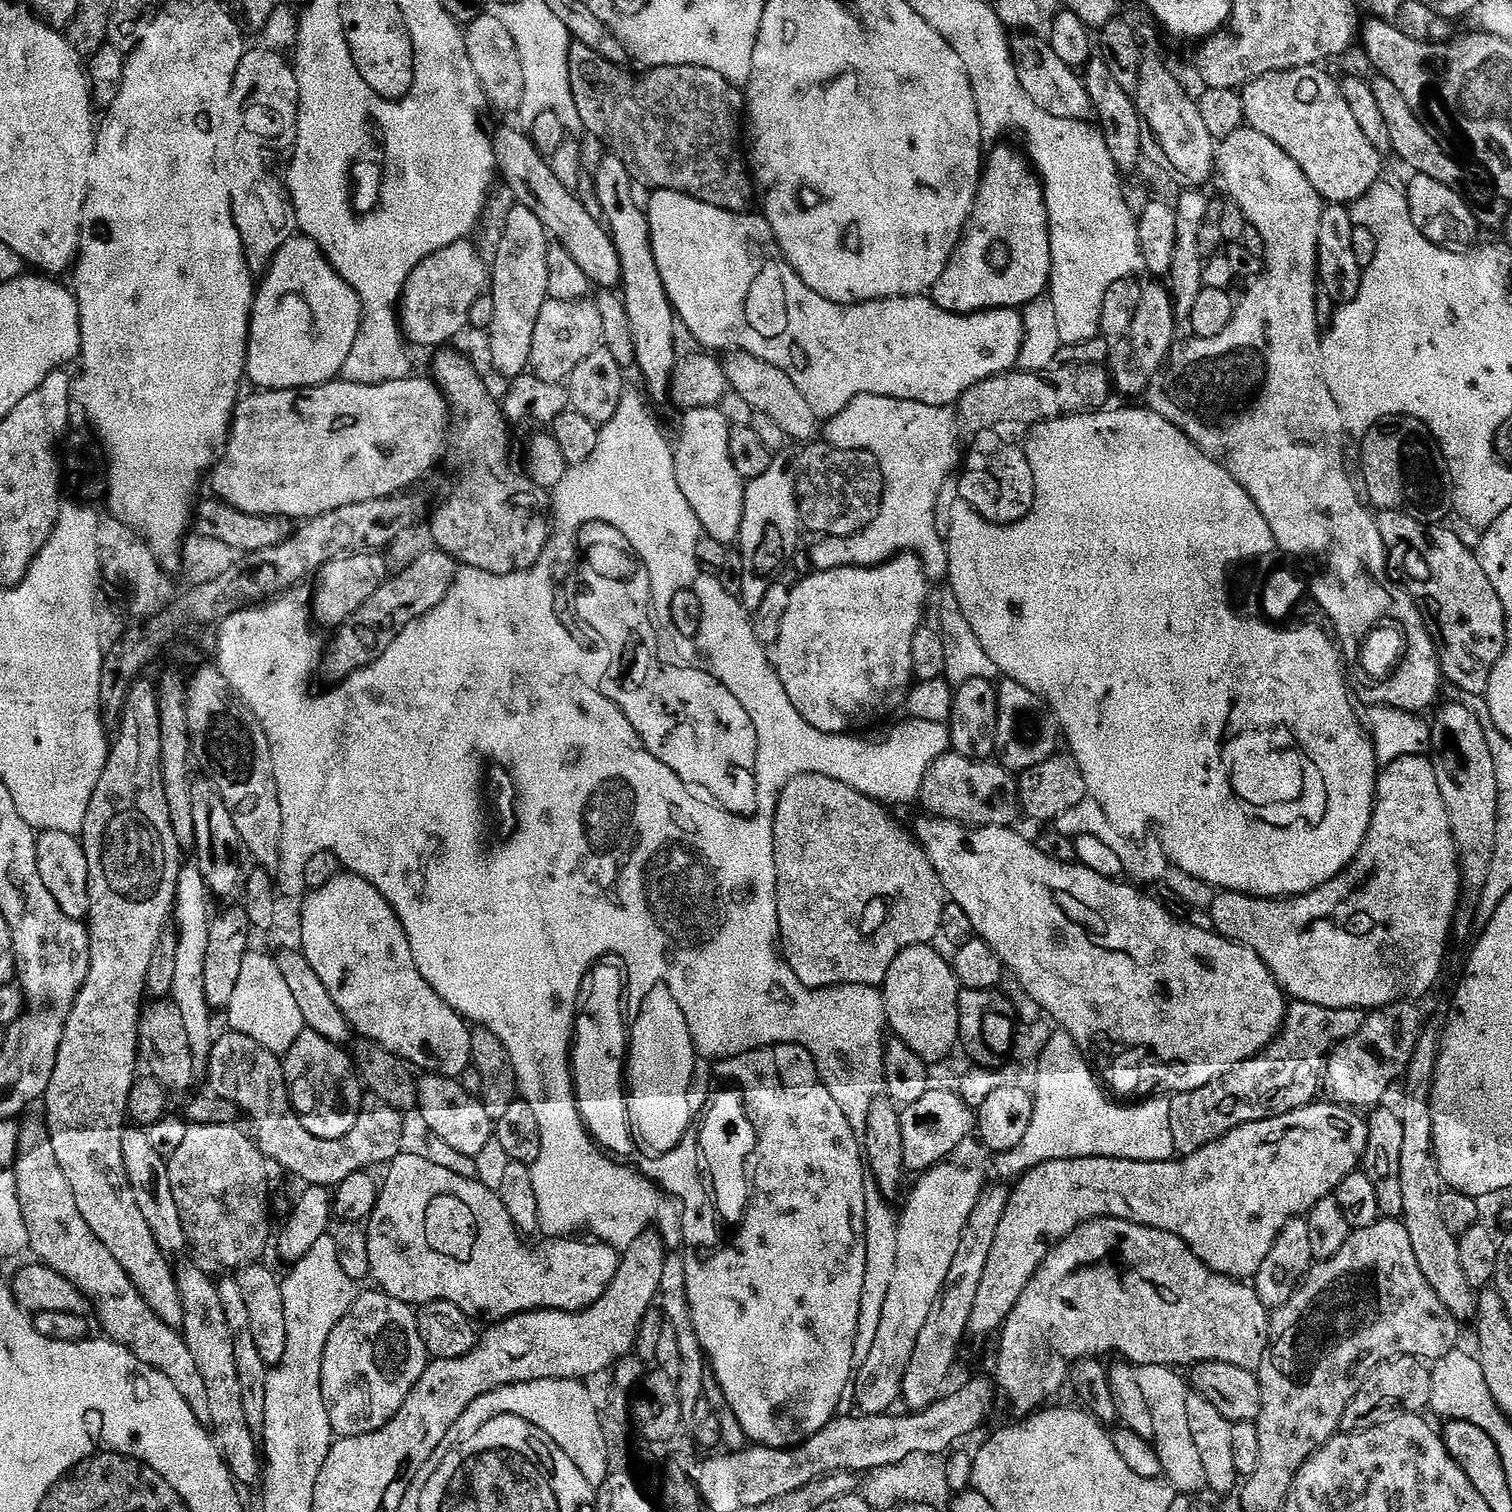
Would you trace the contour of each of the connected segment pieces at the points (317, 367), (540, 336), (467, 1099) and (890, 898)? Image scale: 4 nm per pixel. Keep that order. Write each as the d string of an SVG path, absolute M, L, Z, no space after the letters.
M294 234L280 247L256 289L252 318L248 322L247 379L252 379L260 390L312 388L337 379L345 371L358 334L360 316L358 294L333 268L324 249L310 237Z
M586 298L570 302L547 301L535 322L531 371L544 384L559 385L577 369L579 362L601 347L605 336L605 324L595 301Z
M423 1073L421 1077L417 1079L416 1102L426 1126L454 1150L467 1156L476 1156L494 1136L494 1122L486 1114L484 1104L473 1093L471 1095L455 1077L436 1073Z
M795 776L782 787L772 804L772 820L768 824L768 839L772 842L772 874L777 885L784 887L784 904L788 907L788 916L783 910L776 914L776 939L785 966L790 970L794 982L803 988L836 988L840 984L862 986L875 989L880 983L882 974L886 974L886 966L904 948L924 946L932 935L936 936L940 928L942 899L940 888L936 885L936 876L928 869L924 856L880 813L875 803L863 796L856 796L843 785L836 784L826 777Z

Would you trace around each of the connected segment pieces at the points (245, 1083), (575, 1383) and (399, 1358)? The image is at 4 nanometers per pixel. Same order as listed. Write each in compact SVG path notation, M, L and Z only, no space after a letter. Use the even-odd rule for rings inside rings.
M231 1030L219 1033L215 1041L220 1043L220 1048L214 1048L216 1056L210 1054L206 1061L206 1084L216 1084L216 1092L224 1092L224 1100L236 1092L234 1103L237 1109L241 1113L248 1112L249 1118L256 1123L254 1136L260 1151L273 1165L281 1164L289 1177L297 1176L310 1184L332 1190L350 1174L371 1169L371 1164L387 1165L400 1155L404 1142L404 1117L386 1102L368 1098L360 1113L355 1113L352 1129L346 1135L337 1140L318 1138L300 1125L300 1118L290 1110L285 1093L276 1092L272 1085L272 1080L279 1081L282 1076L281 1057L258 1046L254 1038L246 1038L246 1034ZM228 1044L232 1044L236 1052L228 1052ZM232 1076L244 1076L244 1080L236 1080L236 1088L228 1088L228 1080L232 1080Z
M535 1380L510 1384L499 1389L493 1397L495 1413L504 1416L517 1416L530 1422L538 1430L548 1435L548 1439L556 1444L582 1470L582 1478L590 1486L603 1484L608 1477L606 1443L602 1436L600 1418L596 1416L595 1404L590 1402L584 1384L579 1380Z
M383 1290L375 1291L361 1291L350 1311L333 1323L322 1340L324 1353L320 1356L318 1396L327 1427L340 1438L365 1436L386 1426L430 1363L428 1348L421 1337L414 1344L402 1344L402 1336L416 1333L413 1309ZM400 1328L414 1331L402 1334Z

